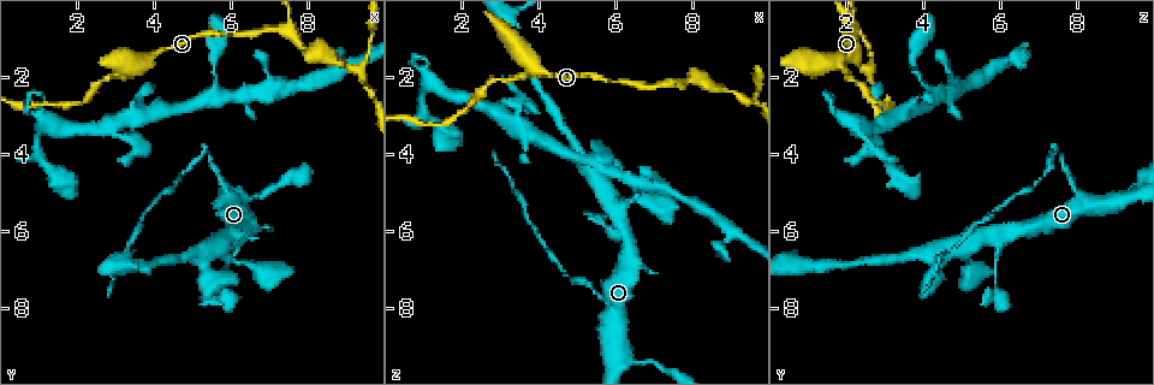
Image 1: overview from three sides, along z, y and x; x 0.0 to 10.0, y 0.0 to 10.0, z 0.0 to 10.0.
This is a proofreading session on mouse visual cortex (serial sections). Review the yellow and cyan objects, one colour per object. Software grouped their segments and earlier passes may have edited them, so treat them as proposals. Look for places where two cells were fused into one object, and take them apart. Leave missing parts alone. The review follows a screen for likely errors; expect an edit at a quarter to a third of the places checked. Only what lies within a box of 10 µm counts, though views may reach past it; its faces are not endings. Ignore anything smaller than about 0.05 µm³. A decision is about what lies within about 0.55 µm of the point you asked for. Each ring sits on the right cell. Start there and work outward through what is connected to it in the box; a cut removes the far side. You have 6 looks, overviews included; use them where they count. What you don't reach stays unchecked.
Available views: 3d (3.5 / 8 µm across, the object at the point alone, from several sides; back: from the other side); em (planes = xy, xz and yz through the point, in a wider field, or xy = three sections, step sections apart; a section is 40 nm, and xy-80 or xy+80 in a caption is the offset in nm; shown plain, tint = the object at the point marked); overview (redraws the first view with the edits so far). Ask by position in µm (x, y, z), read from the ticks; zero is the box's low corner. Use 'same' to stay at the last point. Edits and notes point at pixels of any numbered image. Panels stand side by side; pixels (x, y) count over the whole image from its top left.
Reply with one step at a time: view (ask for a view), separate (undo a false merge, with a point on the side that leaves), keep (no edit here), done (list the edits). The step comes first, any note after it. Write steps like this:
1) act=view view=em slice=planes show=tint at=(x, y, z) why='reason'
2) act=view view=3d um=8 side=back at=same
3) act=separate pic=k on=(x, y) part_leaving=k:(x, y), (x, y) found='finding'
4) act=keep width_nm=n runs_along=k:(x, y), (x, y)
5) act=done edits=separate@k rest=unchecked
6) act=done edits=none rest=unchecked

act=view view=3d um=3.5 at=(5.75, 4.55, 7.80) why='abrupt turn'

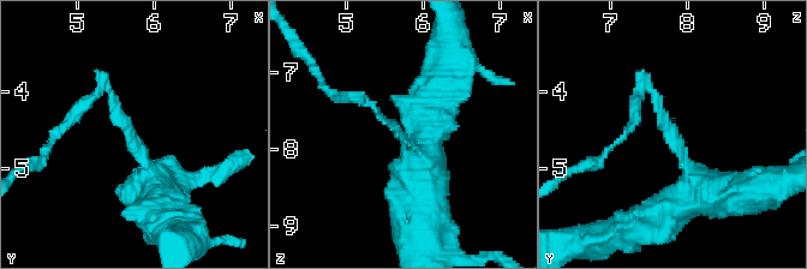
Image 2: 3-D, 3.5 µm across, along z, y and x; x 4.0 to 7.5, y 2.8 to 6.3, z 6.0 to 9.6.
act=view view=em slice=xy step=5 show=tint at=(5.65, 4.60, 7.80) arm_widths_nm=100,450 why='shape alone is not enough'

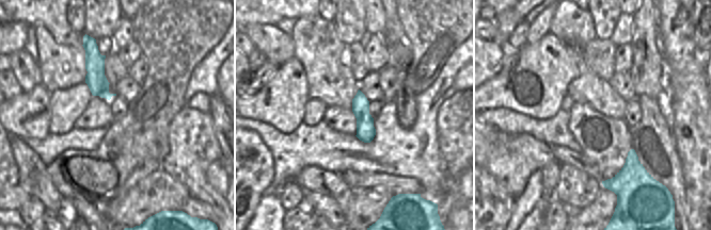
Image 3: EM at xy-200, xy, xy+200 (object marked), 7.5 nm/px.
act=separate pic=2 on=(123, 124) part_leaving=2:(141, 151), (107, 89), (78, 111) found='a second cell is stuck on'

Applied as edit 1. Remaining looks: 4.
act=view view=3d um=3.5 at=(3.80, 1.55, 1.70) why='thin arm on a thick one'

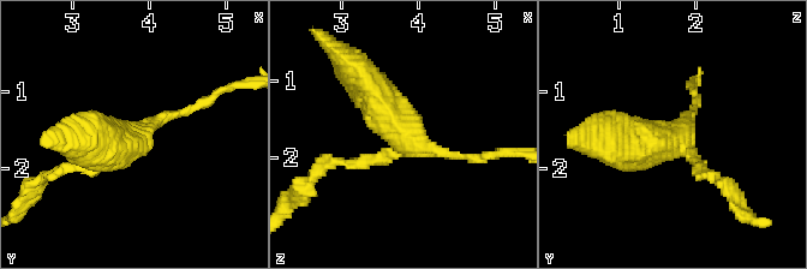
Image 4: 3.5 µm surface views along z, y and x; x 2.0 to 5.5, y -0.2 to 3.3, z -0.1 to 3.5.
act=keep runs_along=4:(467, 159), (408, 141), (357, 70) found='one cell here'

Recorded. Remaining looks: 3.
act=view view=3d um=3.5 at=(7.35, 0.75, 2.20) why='abrupt turn'

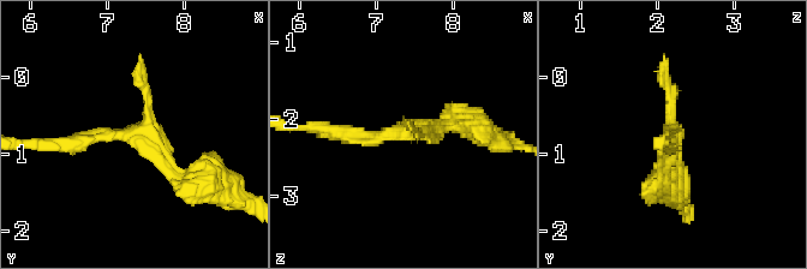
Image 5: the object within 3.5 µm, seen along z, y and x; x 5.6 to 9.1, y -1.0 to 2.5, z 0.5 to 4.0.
act=view view=em slice=xy step=2 show=tint at=(7.35, 0.75, 2.20) arms=3 arm_widths_nm=100,150,200 why='now the EM'

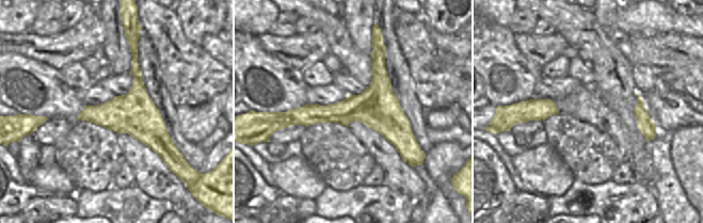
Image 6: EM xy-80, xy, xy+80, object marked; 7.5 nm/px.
act=keep found='one cell here'

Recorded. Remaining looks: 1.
act=done edits=separate@2 rest=unchecked

